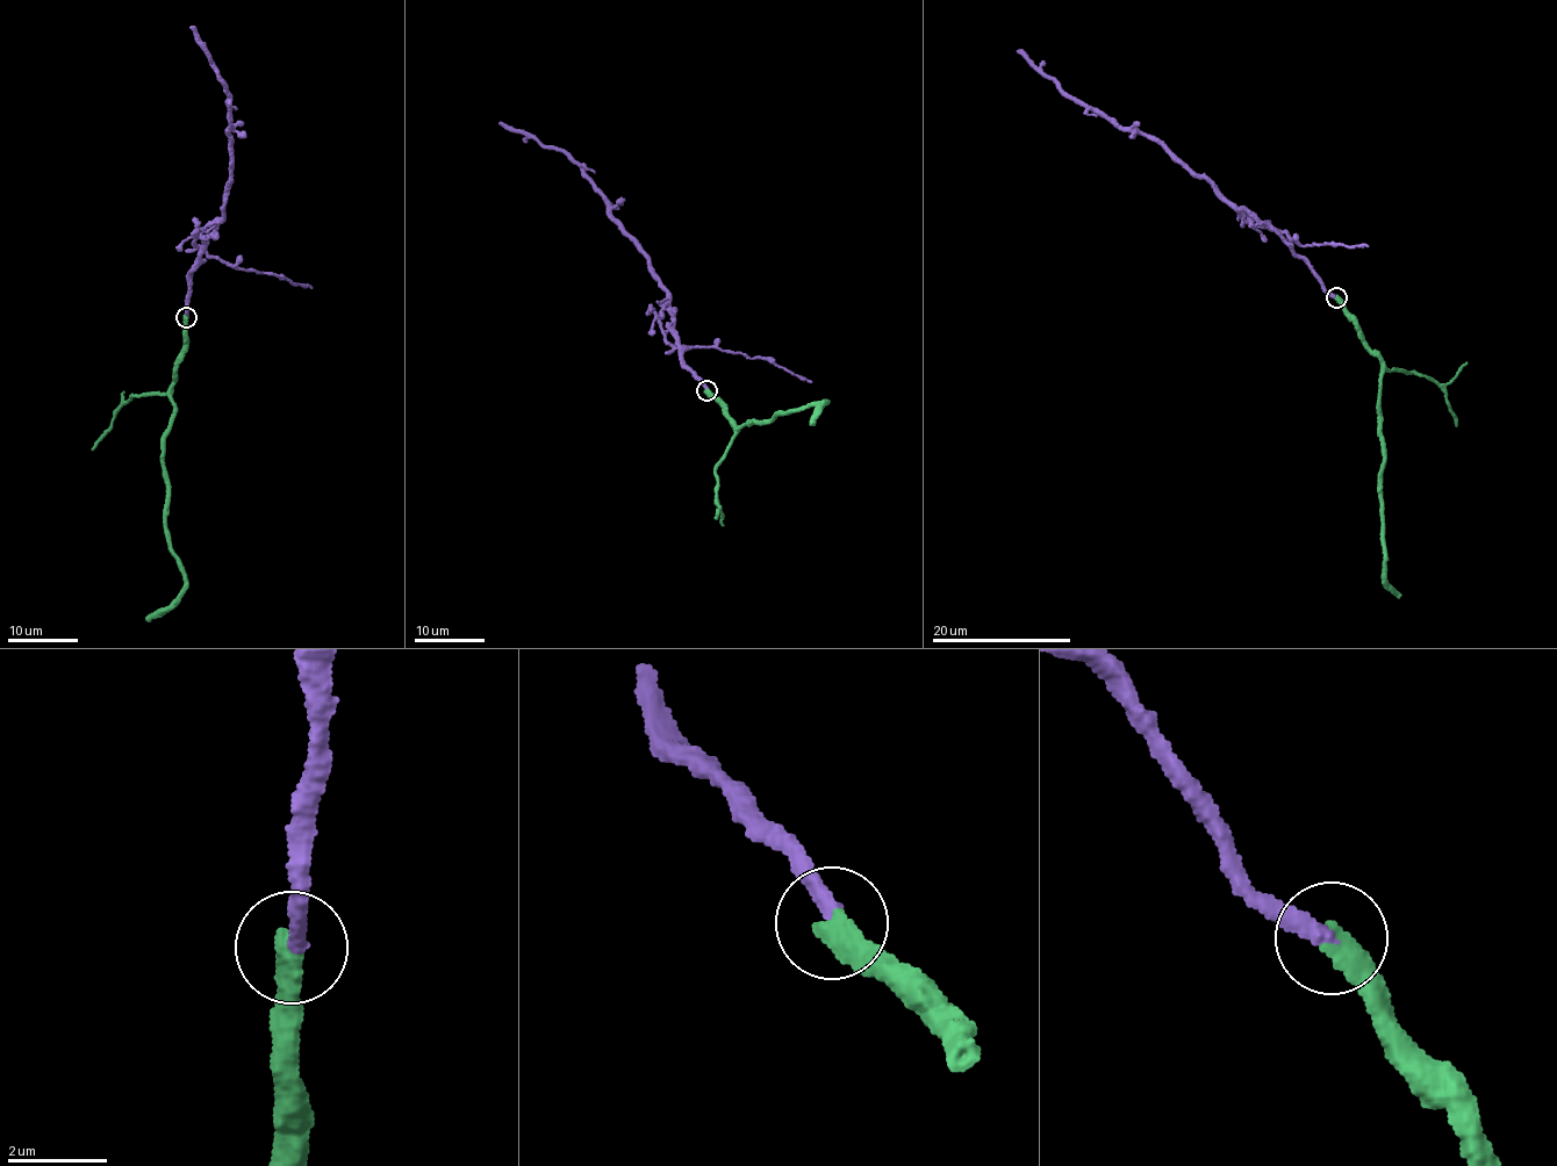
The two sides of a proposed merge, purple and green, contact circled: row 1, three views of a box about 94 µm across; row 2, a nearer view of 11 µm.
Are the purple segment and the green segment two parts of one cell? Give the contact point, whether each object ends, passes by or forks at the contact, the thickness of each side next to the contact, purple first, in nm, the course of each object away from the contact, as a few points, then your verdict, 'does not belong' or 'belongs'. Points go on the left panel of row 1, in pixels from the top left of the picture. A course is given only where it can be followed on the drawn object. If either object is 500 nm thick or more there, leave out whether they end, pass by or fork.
at (186, 317); purple ends there; green ends there; 340 nm thick on the purple side, 480 nm on the other; purple runs (185, 317), (191, 273), (207, 237), (222, 221), (234, 166), (229, 134), (232, 126), (231, 100), (189, 27); green runs (185, 317), (183, 357), (170, 388), (174, 417), (163, 455), (165, 534), (185, 590), (145, 619); does not belong

